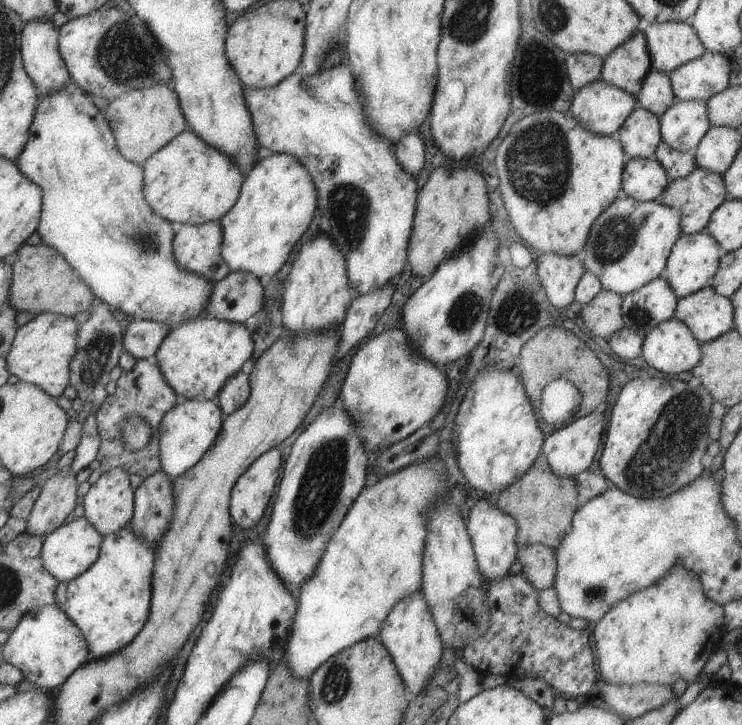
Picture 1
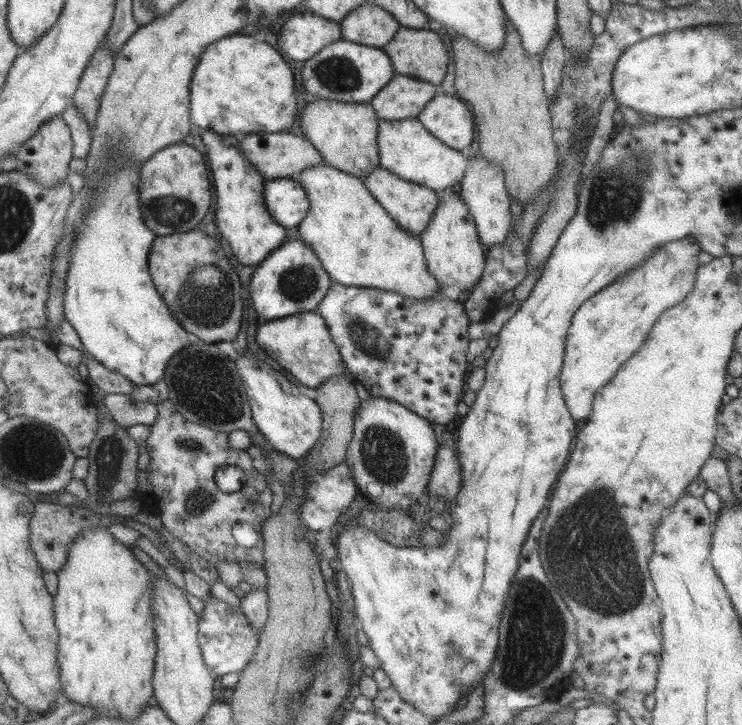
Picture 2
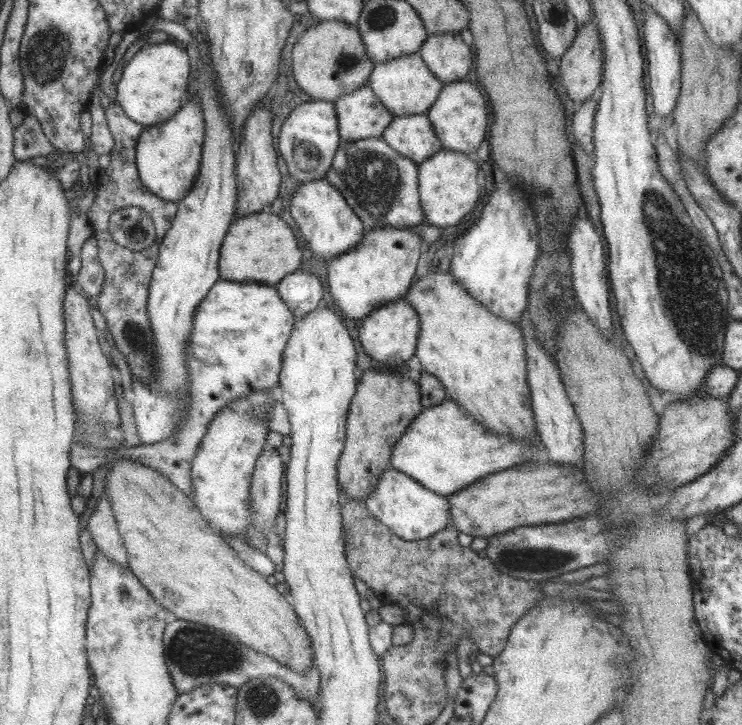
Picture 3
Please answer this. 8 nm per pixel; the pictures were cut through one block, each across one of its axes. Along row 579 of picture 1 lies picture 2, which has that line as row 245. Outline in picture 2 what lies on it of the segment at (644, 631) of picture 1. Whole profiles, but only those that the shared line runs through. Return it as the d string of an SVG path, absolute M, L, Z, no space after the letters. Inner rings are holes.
M692 237L659 244L641 266L621 274L575 310L565 339L559 386L563 402L576 423L587 420L595 392L599 392L627 358L641 348L657 316L680 304L694 290L699 251Z

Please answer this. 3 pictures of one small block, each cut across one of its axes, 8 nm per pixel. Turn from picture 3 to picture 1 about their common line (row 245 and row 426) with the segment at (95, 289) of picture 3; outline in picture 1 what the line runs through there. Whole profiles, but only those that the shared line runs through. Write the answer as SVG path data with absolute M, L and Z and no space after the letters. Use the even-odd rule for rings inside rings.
M96 412L88 413L84 421L81 423L81 438L79 440L79 444L74 448L75 454L70 466L68 467L73 474L86 468L89 462L97 456L100 438L98 435L95 413Z

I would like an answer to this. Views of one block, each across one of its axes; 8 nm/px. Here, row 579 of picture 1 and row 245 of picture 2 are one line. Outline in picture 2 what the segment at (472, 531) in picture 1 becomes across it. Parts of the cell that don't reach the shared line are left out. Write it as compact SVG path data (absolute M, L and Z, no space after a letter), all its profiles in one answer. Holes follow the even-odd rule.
M477 153L477 158L469 159L471 168L467 168L464 178L460 180L460 200L465 204L467 210L473 216L473 221L481 244L487 247L497 246L506 239L513 228L510 212L510 198L504 186L504 175Z

